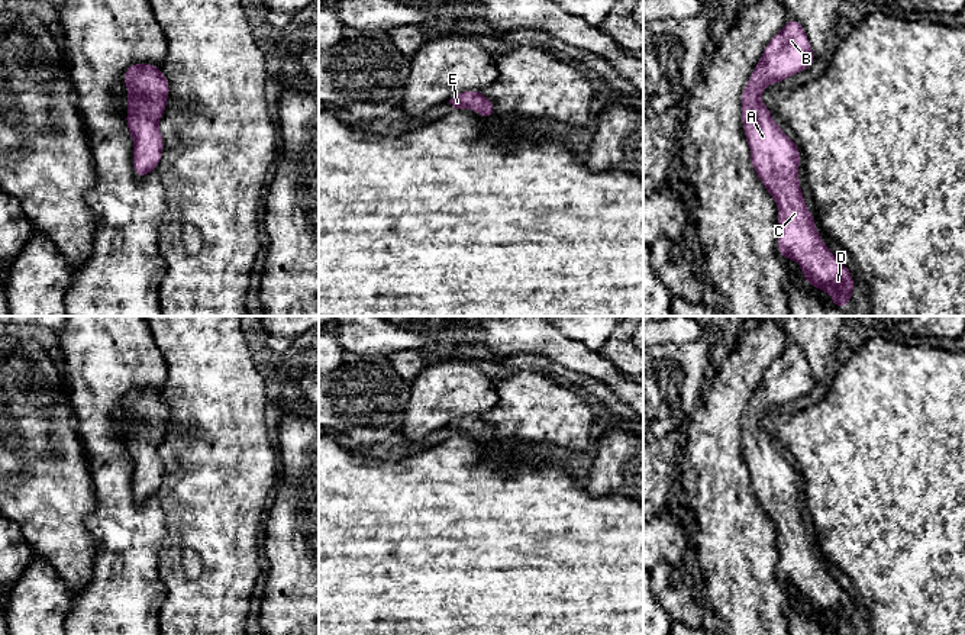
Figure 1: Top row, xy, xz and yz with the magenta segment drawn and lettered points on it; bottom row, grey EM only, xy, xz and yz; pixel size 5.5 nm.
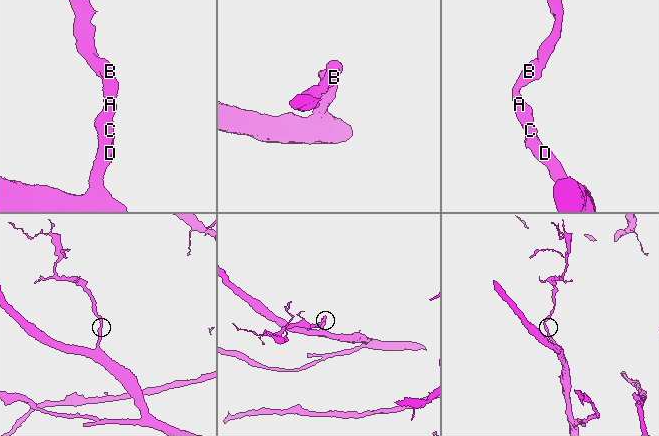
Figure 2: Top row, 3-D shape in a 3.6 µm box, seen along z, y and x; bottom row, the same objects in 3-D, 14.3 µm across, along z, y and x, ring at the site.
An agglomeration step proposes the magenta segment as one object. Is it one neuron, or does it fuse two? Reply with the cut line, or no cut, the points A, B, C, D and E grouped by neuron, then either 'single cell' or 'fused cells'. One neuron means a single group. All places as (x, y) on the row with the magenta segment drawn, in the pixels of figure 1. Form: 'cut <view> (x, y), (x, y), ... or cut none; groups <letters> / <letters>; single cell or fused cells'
cut none; groups A B C D E; single cell

